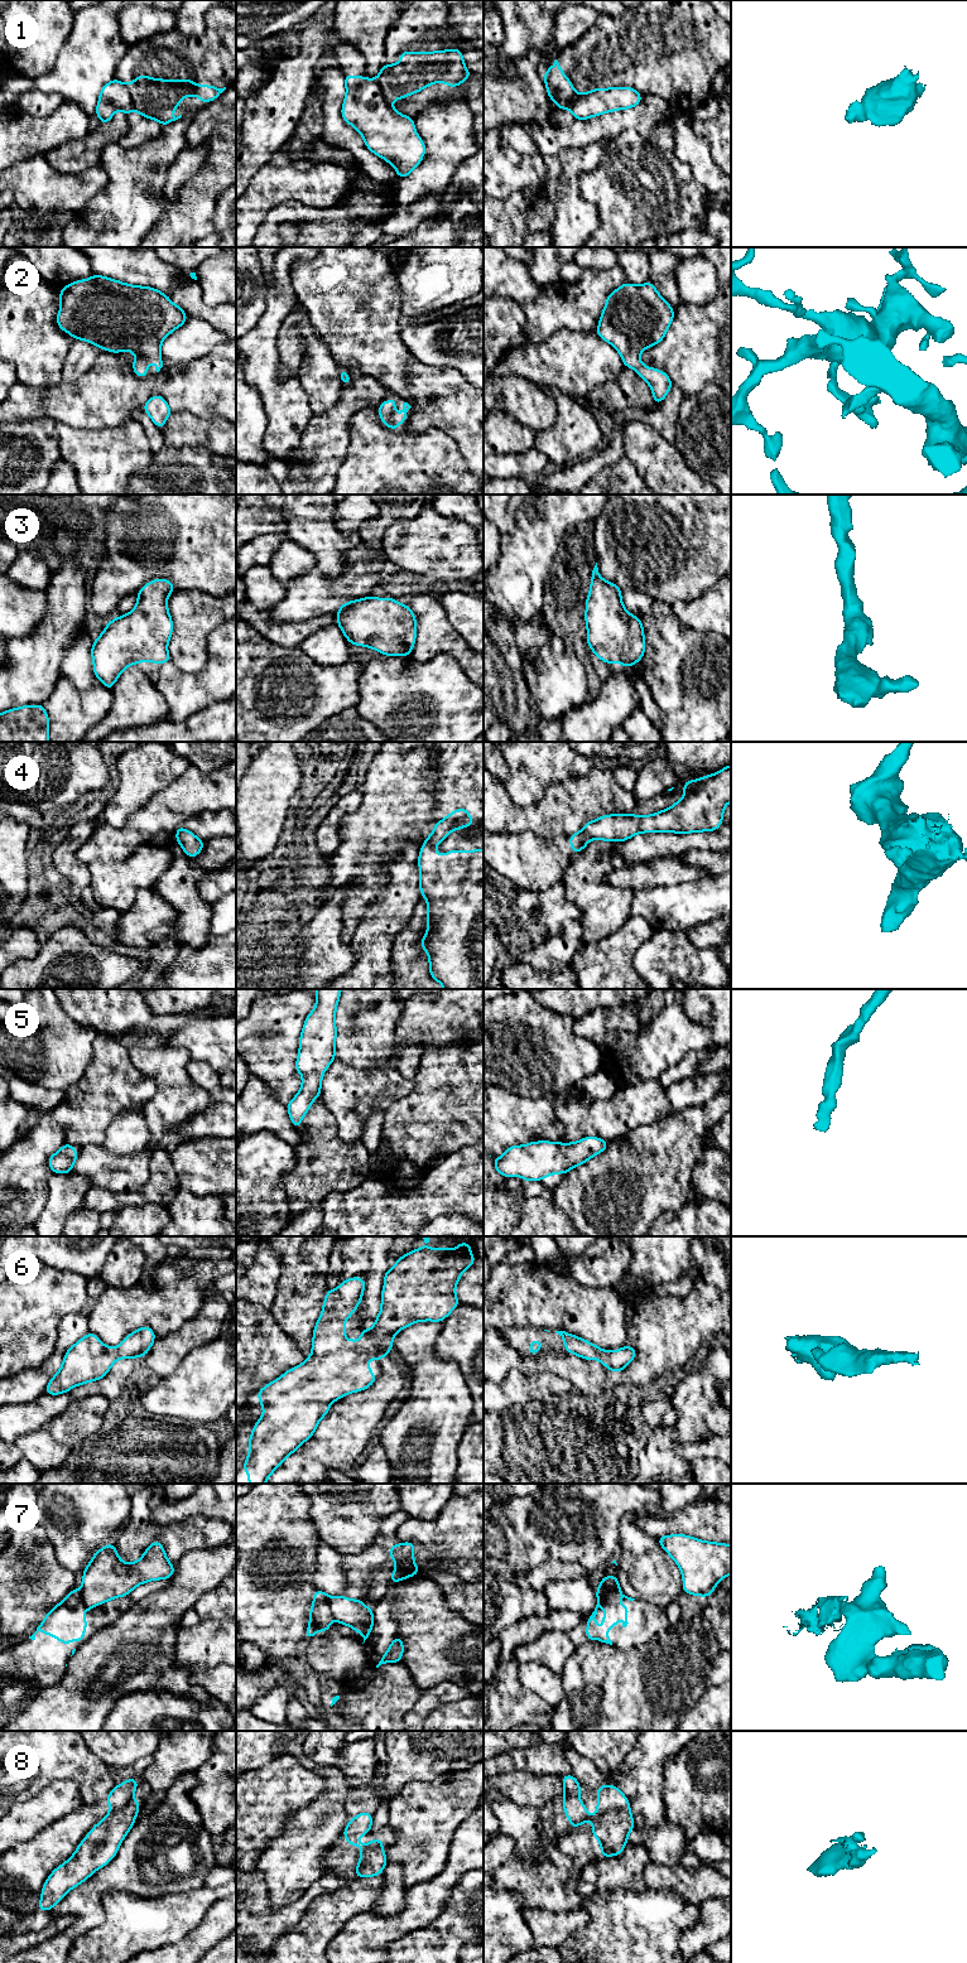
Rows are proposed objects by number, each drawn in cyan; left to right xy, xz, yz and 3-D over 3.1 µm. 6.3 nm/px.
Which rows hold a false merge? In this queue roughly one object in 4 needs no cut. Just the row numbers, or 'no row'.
1, 4, 7, 8

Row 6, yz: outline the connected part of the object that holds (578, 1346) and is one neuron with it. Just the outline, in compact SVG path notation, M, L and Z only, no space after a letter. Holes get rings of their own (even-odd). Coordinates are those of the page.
M555 1331L564 1341L566 1352L572 1352L584 1360L600 1360L608 1370L619 1374L626 1368L636 1356L636 1350L631 1346L624 1345L620 1350L608 1352L595 1344L581 1337L571 1335L566 1331Z

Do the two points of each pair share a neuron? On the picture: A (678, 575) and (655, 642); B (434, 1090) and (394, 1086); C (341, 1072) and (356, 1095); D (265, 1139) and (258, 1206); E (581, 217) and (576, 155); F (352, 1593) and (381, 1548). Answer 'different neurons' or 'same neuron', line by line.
A: different neurons
B: different neurons
C: same neuron
D: same neuron
E: same neuron
F: same neuron

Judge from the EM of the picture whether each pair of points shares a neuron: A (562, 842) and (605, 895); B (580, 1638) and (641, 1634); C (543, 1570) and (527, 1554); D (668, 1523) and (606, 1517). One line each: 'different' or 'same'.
A: different
B: same
C: different
D: different

